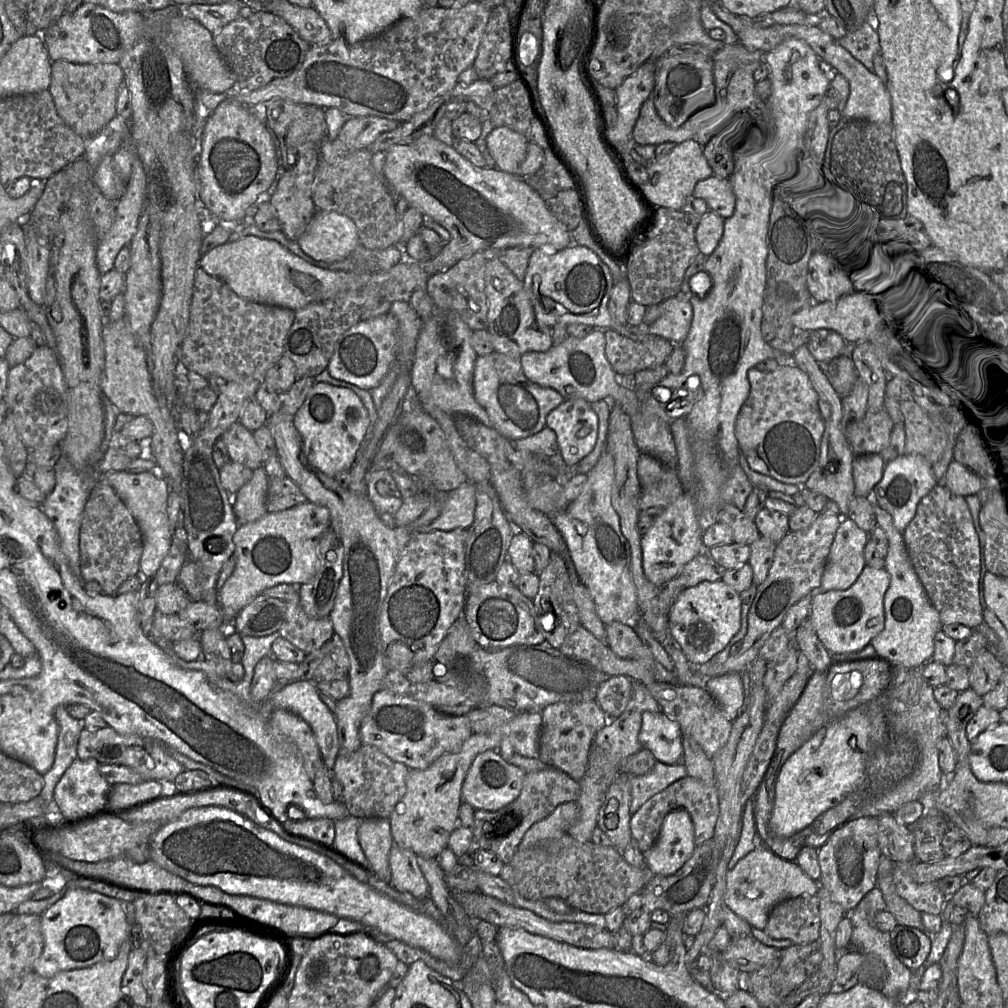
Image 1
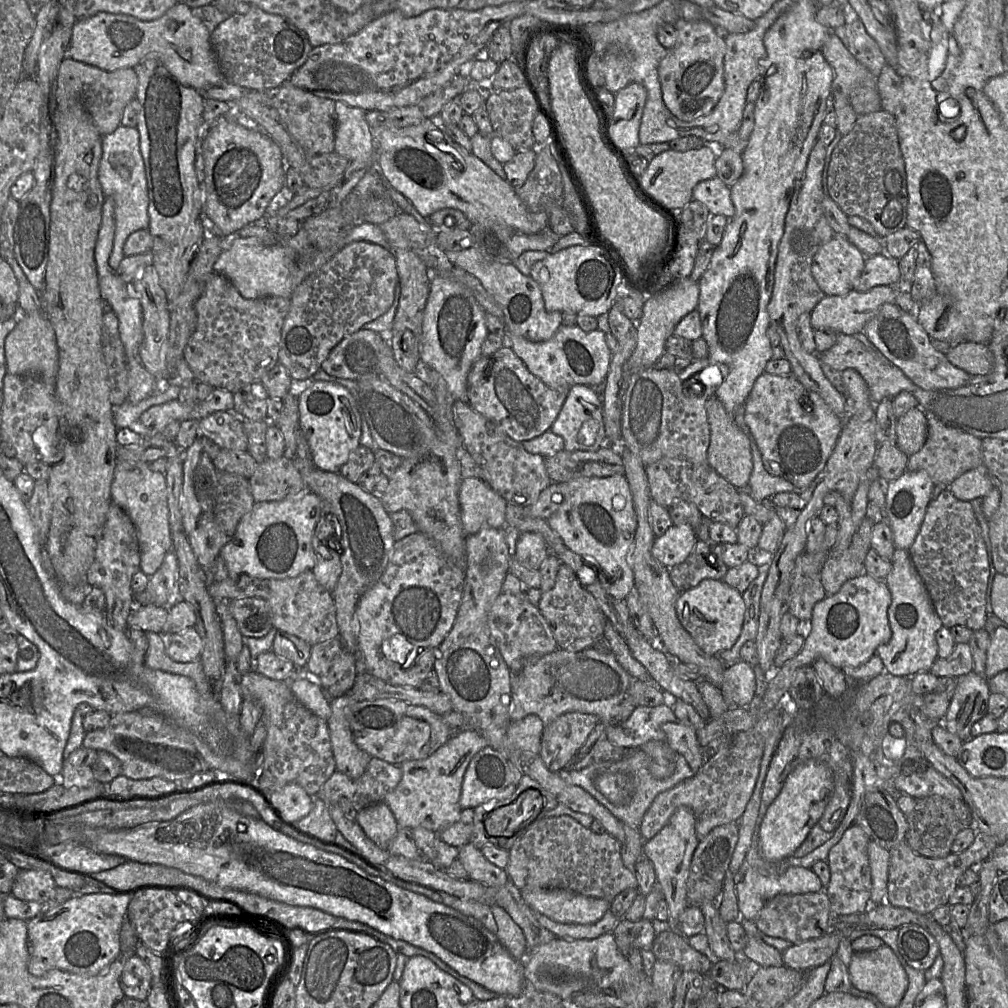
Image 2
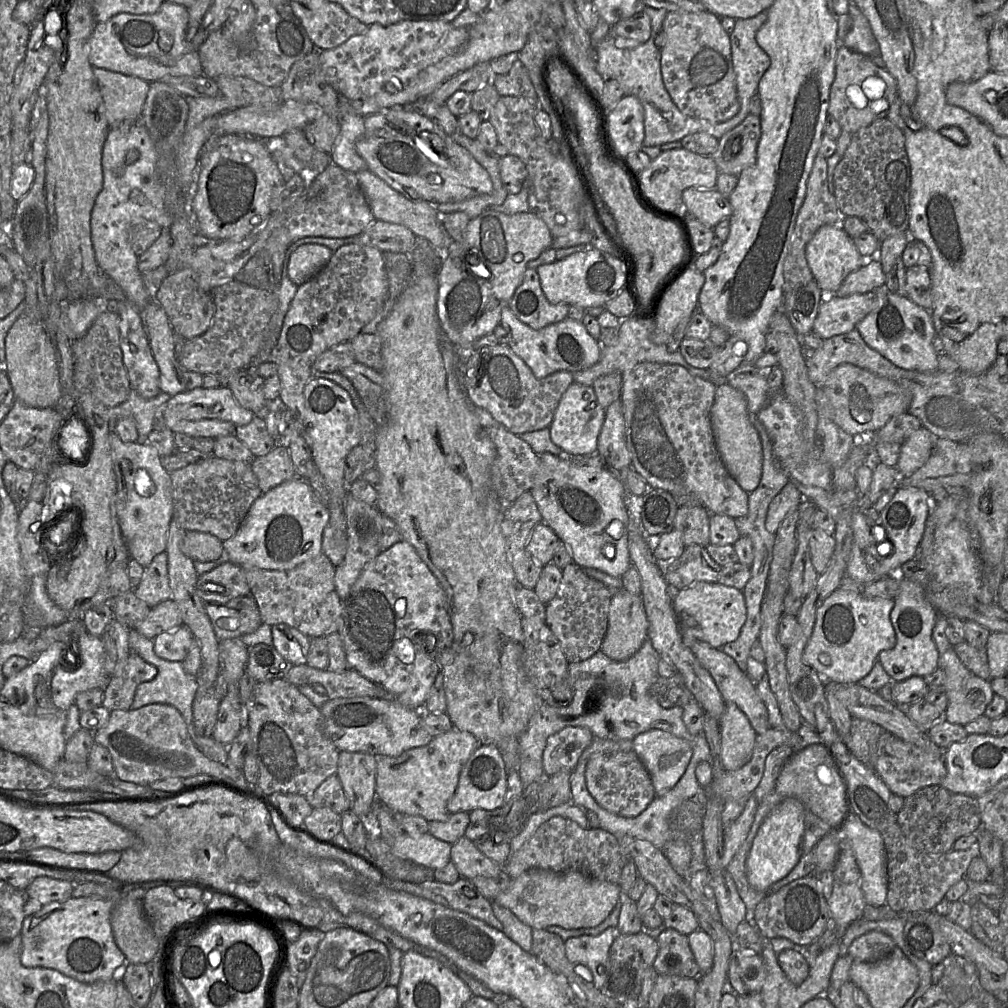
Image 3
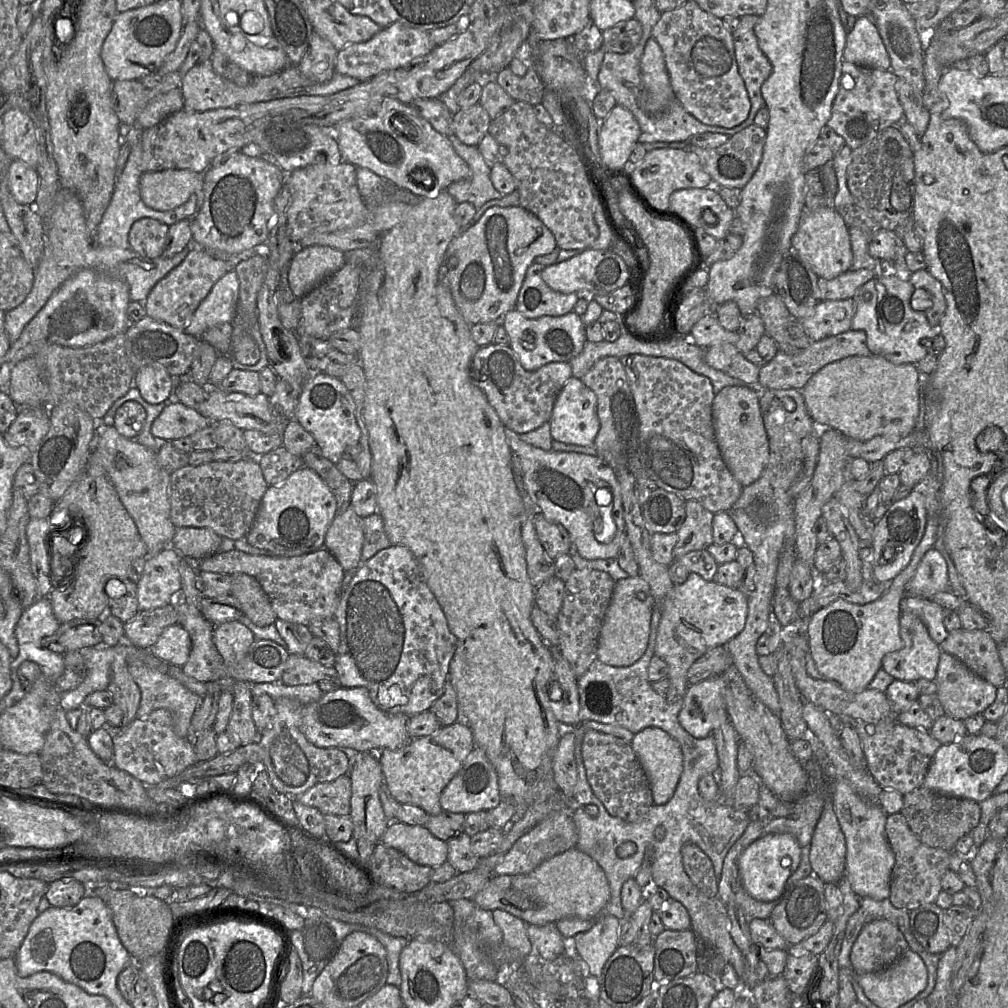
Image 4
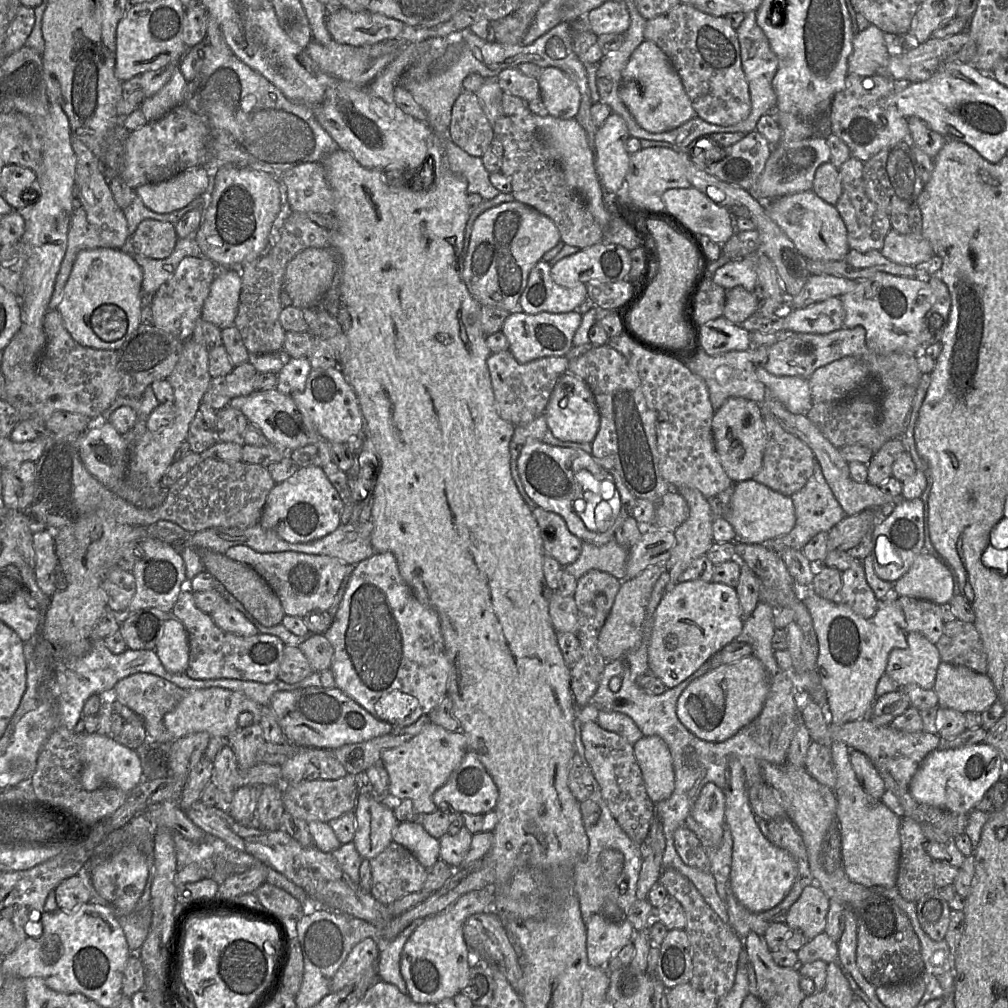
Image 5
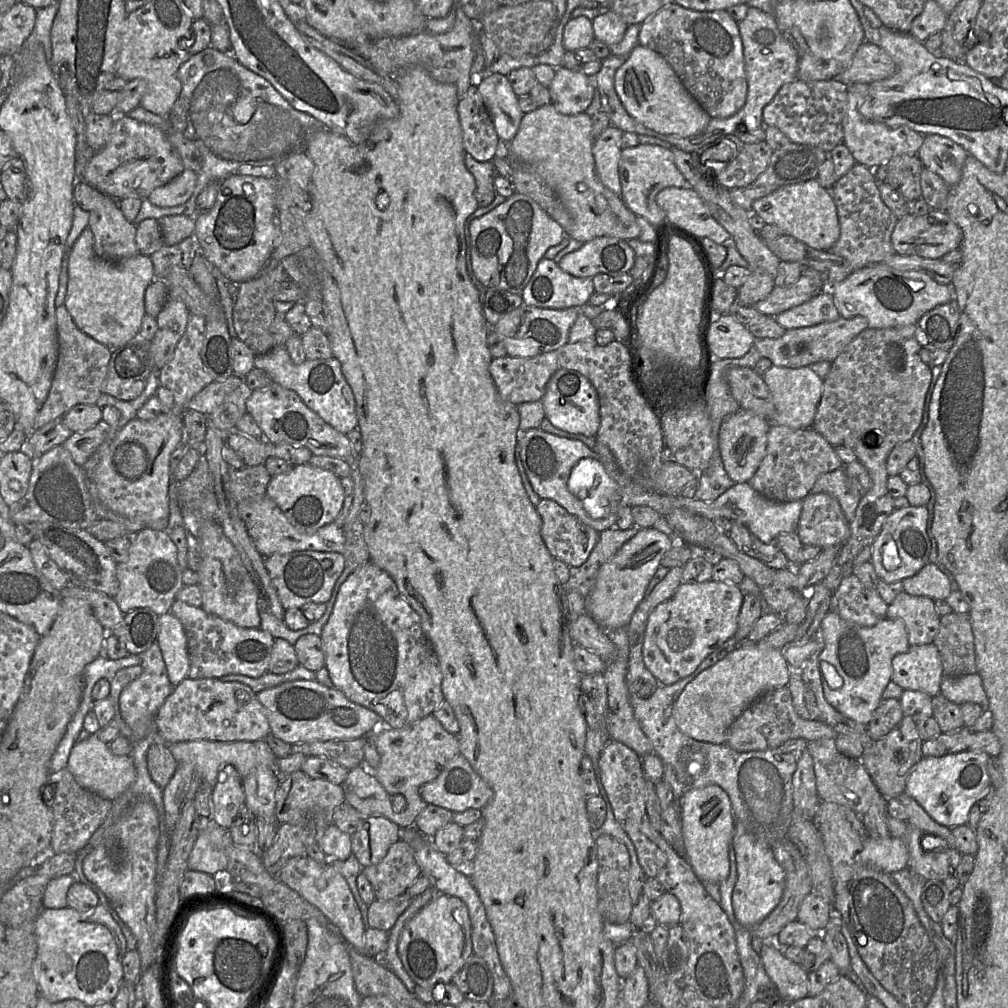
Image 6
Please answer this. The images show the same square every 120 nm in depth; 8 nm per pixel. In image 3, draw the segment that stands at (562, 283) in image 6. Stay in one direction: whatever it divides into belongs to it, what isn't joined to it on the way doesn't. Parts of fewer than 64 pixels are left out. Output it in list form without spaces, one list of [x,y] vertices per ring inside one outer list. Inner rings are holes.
[[[527,268],[523,282],[516,289],[508,307],[521,322],[540,330],[567,318],[570,305],[550,303],[541,288],[536,269]]]

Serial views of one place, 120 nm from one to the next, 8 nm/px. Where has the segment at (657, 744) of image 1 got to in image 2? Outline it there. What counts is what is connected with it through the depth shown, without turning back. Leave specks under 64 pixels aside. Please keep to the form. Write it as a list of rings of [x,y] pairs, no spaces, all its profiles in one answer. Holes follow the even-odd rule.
[[[667,722],[662,725],[666,743],[677,754],[683,756],[696,773],[705,763],[707,753],[697,741],[697,731],[681,722]]]

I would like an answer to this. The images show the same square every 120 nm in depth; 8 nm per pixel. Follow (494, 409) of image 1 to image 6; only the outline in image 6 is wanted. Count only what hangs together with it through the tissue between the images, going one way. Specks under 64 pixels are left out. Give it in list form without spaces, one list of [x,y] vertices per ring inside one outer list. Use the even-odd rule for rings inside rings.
[[[551,351],[529,358],[511,357],[509,355],[493,358],[489,368],[501,398],[518,406],[521,403],[540,401],[545,394],[548,381],[560,367],[556,351]]]

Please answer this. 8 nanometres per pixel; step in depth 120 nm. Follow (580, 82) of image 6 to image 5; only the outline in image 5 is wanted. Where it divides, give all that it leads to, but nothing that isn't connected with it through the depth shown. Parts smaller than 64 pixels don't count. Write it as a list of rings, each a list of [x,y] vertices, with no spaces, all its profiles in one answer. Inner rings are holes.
[[[548,67],[542,70],[538,82],[540,97],[549,115],[560,119],[575,118],[581,94],[573,79],[558,68]]]

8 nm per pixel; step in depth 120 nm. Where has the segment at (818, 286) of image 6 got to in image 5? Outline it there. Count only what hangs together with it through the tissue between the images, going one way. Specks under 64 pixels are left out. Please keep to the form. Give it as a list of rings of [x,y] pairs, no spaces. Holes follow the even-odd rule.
[[[811,274],[802,290],[786,299],[789,308],[803,308],[853,291],[859,281],[832,275]]]

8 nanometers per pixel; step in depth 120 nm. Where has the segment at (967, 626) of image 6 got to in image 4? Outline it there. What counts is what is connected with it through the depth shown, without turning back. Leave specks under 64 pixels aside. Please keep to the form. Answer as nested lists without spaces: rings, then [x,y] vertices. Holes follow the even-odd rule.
[[[960,628],[948,632],[947,638],[939,646],[942,652],[956,657],[973,673],[991,683],[996,688],[1006,685],[1007,671],[1000,661],[997,649],[998,644],[988,629],[970,631]]]

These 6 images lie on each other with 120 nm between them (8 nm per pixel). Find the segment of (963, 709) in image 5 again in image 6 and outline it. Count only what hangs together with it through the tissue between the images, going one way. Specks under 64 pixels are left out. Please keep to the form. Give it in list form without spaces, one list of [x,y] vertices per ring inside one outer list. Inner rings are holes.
[[[978,673],[960,677],[944,675],[940,683],[940,694],[959,706],[971,702],[987,707],[987,696]]]

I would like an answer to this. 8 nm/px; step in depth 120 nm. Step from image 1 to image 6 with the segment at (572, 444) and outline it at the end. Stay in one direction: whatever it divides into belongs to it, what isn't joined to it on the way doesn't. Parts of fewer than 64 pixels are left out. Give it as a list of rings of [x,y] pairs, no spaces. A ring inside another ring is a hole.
[[[559,368],[548,381],[541,402],[545,417],[554,427],[573,434],[596,437],[600,427],[598,394],[591,382],[578,371]]]

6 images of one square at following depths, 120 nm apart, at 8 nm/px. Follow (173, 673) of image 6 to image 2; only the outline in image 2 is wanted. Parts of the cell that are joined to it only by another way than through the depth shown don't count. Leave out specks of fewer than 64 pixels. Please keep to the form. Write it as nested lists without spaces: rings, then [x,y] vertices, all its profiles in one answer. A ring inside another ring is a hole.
[[[195,626],[179,633],[165,635],[165,639],[165,651],[174,661],[180,663],[199,661],[203,642]]]

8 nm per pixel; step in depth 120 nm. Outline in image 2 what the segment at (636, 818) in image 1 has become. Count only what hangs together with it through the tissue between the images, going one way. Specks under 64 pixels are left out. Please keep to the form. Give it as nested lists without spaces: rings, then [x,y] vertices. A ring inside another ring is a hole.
[[[755,728],[720,740],[715,747],[715,753],[708,756],[693,777],[656,796],[638,828],[642,838],[645,841],[654,838],[679,807],[687,807],[692,811],[695,817],[696,837],[699,841],[715,827],[739,821],[753,794],[764,747],[765,739]]]

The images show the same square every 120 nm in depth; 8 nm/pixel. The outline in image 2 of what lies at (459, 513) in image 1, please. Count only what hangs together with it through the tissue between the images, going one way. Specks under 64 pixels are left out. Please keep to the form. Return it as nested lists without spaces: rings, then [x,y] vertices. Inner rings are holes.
[[[463,478],[459,489],[461,523],[467,535],[484,527],[505,528],[507,502],[484,481]]]

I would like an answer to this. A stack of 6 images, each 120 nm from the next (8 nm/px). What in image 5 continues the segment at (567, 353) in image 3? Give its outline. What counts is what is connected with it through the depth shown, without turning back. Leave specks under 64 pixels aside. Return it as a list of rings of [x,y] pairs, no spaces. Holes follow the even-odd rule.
[[[517,308],[505,319],[501,330],[509,341],[512,355],[519,363],[525,364],[543,357],[565,356],[573,347],[573,337],[581,321],[582,315],[577,311],[526,314]]]

